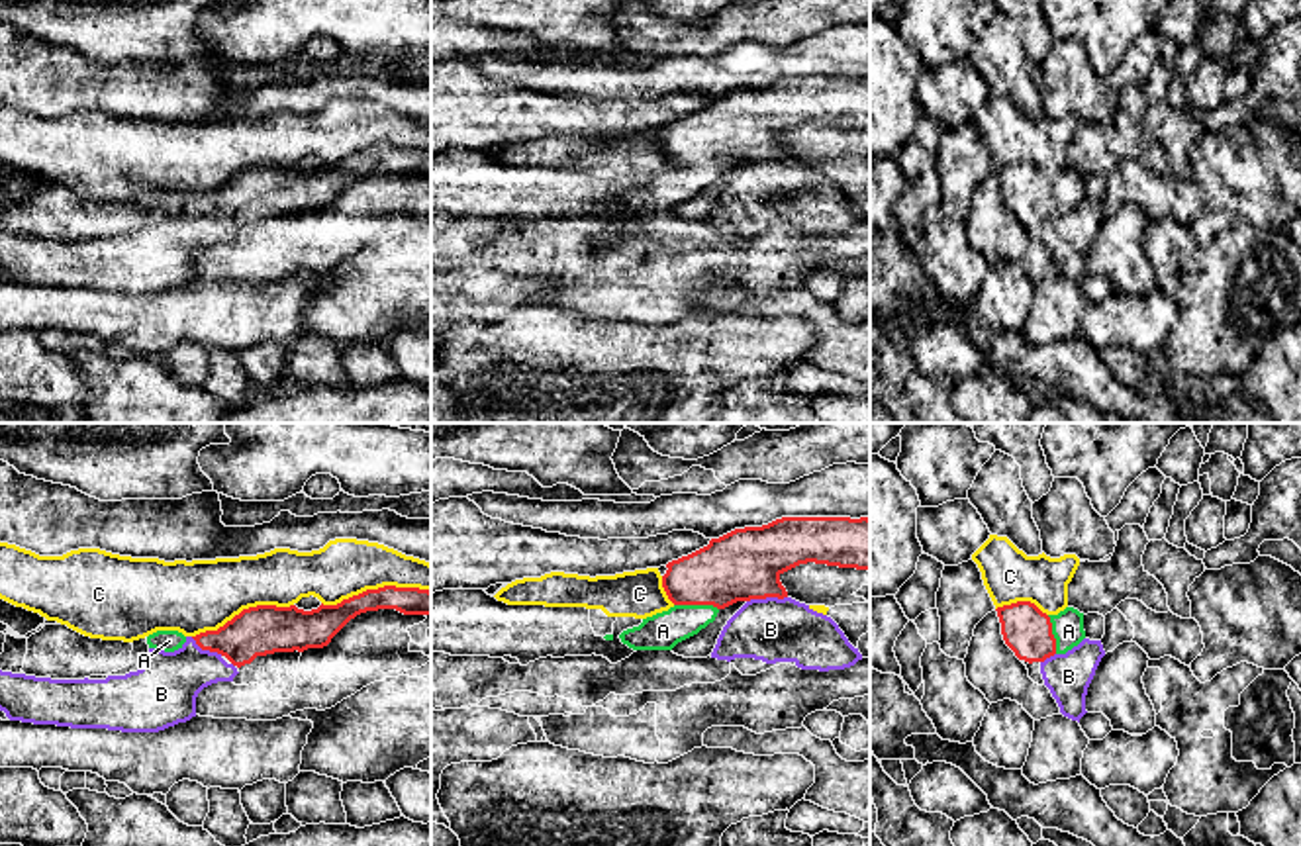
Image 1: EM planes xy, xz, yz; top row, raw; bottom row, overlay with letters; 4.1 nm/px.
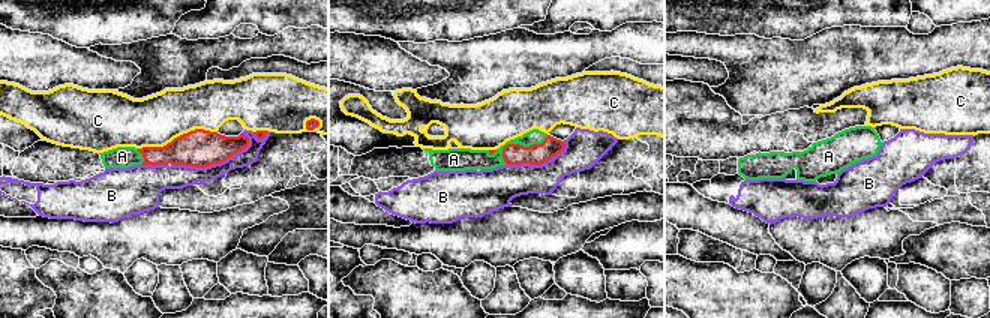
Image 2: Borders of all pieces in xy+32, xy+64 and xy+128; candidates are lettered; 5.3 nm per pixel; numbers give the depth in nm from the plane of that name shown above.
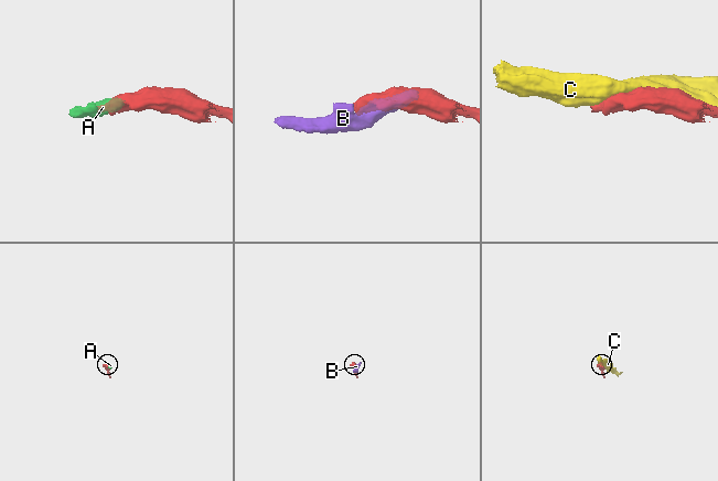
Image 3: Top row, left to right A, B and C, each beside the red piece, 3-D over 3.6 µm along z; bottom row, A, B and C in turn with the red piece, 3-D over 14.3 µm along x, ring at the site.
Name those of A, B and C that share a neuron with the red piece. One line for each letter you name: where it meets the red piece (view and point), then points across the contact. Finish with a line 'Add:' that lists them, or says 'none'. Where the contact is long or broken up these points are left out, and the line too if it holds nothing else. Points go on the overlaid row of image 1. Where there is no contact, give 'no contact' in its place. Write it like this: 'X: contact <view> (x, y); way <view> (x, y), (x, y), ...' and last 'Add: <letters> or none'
A: contact xz (696, 604); way xz (743, 564), (729, 570), (696, 604), (663, 631)
Add: A

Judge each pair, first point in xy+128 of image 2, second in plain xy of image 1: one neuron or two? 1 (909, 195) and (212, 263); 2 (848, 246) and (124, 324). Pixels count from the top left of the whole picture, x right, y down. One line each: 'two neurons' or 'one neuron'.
1: one neuron
2: one neuron

